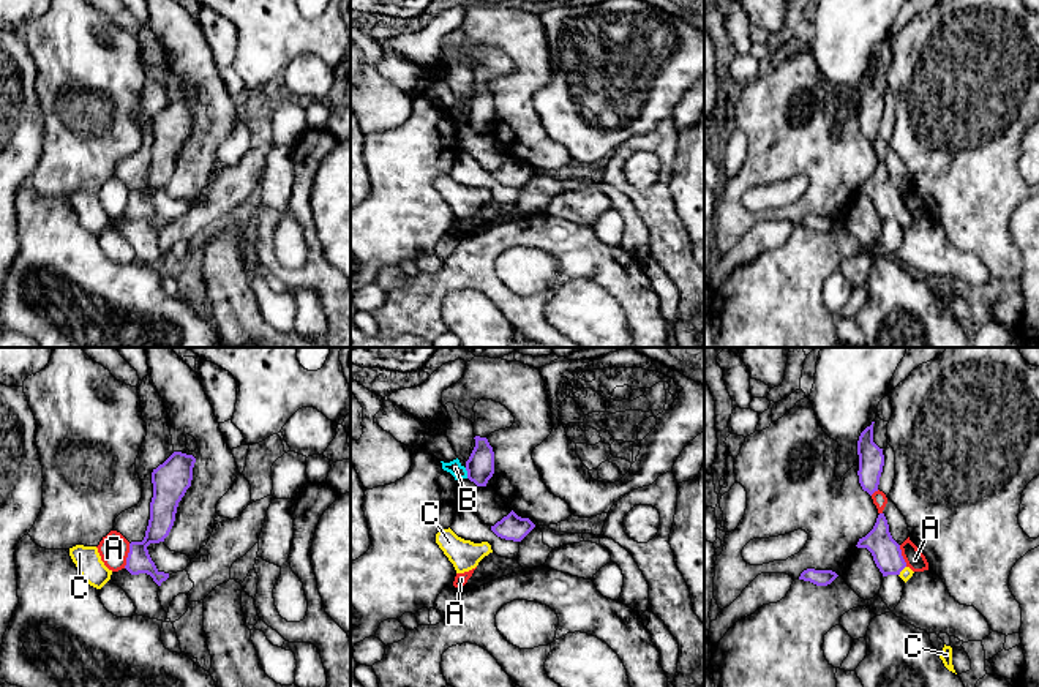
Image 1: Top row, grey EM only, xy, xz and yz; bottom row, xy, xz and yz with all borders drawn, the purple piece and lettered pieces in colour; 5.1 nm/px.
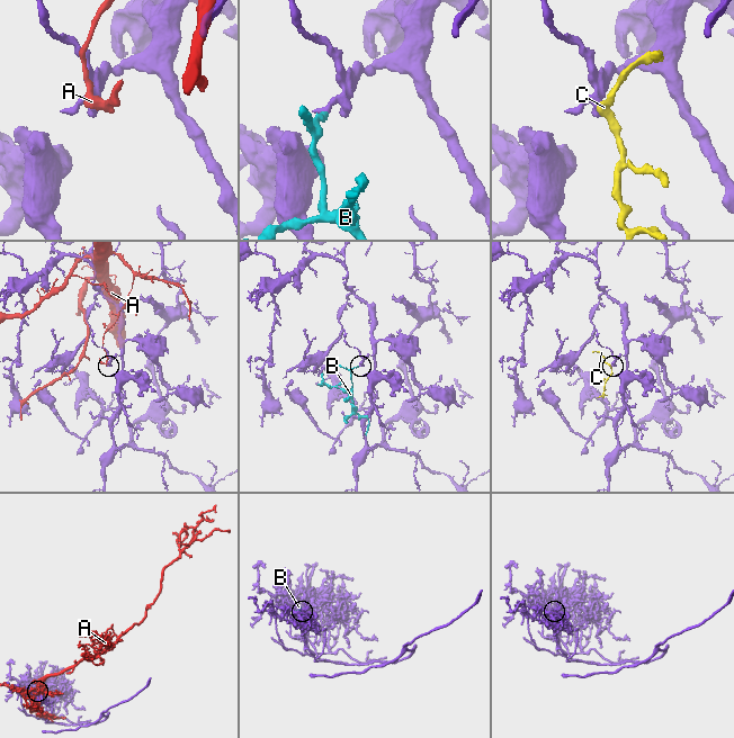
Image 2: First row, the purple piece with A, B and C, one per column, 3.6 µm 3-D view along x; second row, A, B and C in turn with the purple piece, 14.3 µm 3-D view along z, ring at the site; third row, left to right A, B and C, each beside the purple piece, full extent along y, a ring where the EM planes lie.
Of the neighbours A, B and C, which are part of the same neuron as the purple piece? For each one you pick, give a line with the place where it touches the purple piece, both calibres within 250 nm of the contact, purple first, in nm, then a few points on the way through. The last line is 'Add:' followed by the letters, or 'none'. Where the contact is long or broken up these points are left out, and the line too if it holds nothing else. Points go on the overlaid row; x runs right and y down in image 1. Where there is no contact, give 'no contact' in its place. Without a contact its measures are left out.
C: meets purple in yz at (902, 569); 150 nm thick on the purple side, 60 nm on the other; runs through yz (886, 551), (902, 569), (907, 572)
Add: C

